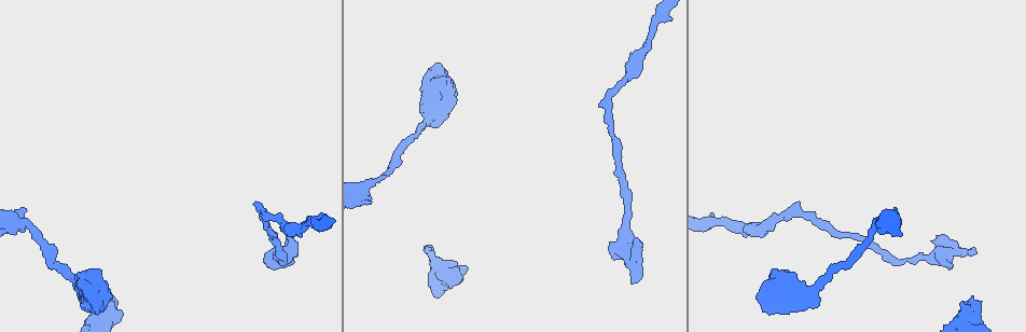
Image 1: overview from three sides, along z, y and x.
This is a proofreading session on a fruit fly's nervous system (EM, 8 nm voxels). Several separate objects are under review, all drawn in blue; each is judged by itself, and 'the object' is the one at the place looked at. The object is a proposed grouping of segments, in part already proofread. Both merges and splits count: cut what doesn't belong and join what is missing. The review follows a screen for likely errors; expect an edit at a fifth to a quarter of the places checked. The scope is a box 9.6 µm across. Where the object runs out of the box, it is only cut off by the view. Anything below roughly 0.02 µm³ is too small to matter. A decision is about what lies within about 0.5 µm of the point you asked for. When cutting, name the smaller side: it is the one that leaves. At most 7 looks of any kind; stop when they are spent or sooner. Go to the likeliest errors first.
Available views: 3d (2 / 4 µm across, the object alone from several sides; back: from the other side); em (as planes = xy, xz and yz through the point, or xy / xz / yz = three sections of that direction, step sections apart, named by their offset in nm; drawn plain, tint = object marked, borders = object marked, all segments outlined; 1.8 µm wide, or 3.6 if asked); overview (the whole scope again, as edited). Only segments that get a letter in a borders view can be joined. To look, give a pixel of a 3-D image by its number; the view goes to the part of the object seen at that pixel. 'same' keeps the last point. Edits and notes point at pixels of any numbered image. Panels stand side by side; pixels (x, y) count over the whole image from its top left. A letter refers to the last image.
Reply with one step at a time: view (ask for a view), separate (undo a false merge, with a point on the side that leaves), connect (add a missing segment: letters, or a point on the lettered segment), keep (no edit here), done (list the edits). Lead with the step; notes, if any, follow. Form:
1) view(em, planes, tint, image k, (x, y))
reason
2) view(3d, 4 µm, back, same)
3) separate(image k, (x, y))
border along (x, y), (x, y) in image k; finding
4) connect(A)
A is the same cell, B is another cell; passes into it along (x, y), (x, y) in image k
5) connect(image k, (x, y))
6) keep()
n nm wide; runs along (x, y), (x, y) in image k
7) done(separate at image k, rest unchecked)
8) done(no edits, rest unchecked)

view(em, xz, step 8, tint, image 1, (975, 251))
branch stops here

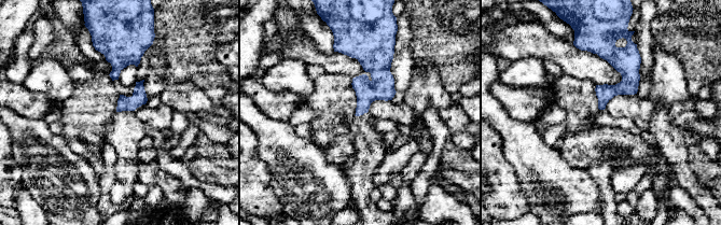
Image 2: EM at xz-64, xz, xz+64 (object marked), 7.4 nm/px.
view(em, planes, borders, same)
another direction

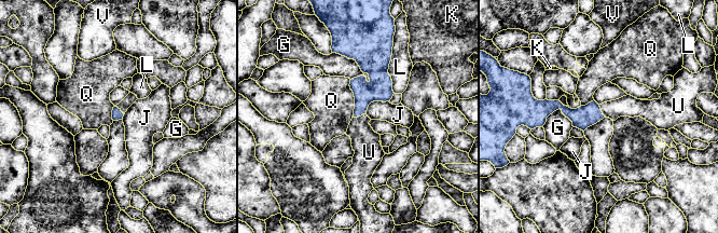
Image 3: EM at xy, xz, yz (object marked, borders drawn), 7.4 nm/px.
connect(U)
L touches over 360 nm; U is the same cell, G, J, K, L, Q and V are other cells; passes into it along (378, 88), (359, 115), (366, 142) in image 3; the cell continues

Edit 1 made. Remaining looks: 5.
view(3d, 4 µm, image 1, (114, 298))
free end

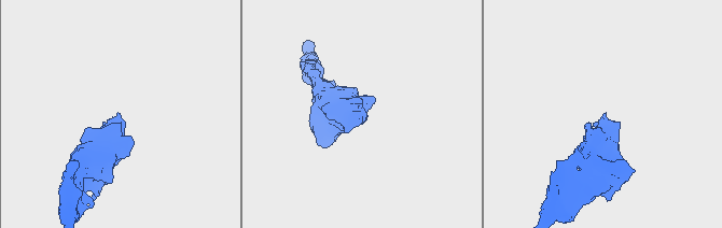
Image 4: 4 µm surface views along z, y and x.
view(em, xy, step 8, tint, image 4, (118, 116))
need the tissue

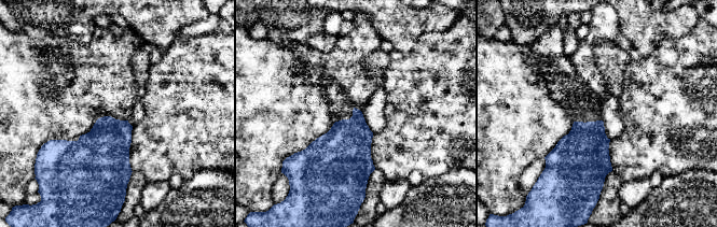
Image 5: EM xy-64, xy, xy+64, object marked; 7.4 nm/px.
view(em, xy, step 8, borders, same)
see the neighbours

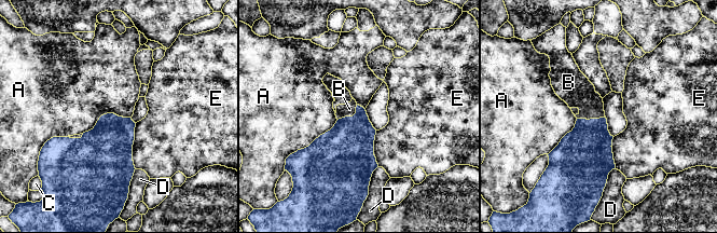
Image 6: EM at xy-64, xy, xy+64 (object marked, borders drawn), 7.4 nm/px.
connect(B)
A touches over 380 nm; B is the same cell, A, C, D and E are other cells; passes into it along (585, 151), (591, 119), (576, 90) in image 6; the cell continues

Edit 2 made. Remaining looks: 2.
view(em, planes, borders, image 1, (367, 183))
sudden change in width

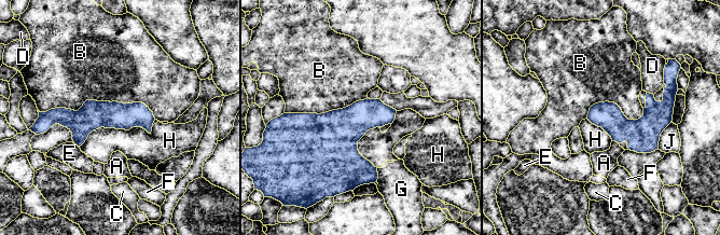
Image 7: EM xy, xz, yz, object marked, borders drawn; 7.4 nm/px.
keep()
A, B, C, D, E, F, G, H and J are other cells; runs along (151, 118), (90, 116), (55, 121) in image 7; continuous, no second cell

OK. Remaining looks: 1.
done(connect at image 3, connect at image 6, rest unchecked)

